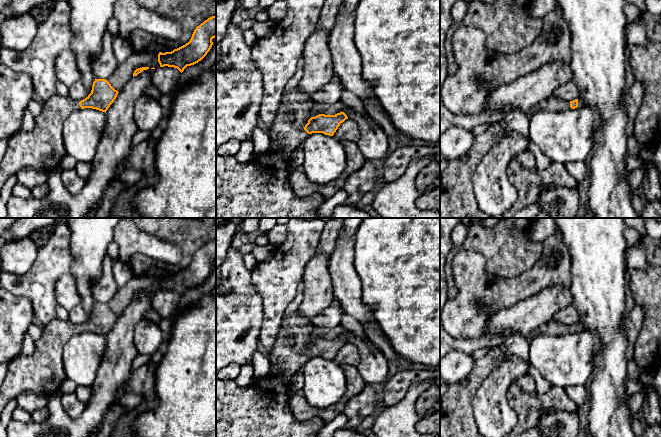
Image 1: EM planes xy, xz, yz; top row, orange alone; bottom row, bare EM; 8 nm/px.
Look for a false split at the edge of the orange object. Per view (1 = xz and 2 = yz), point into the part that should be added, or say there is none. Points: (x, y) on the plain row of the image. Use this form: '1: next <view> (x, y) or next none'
1: next xz (262, 409)
2: next yz (552, 328)

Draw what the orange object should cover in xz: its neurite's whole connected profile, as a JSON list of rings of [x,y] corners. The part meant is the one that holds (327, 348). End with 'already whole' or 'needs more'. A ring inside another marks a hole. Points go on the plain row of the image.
[[[298,311],[289,315],[284,315],[282,326],[278,338],[271,351],[267,354],[272,366],[278,366],[282,373],[278,376],[272,376],[270,373],[262,379],[254,382],[248,387],[240,387],[235,380],[222,381],[216,380],[216,398],[222,405],[221,418],[216,422],[216,437],[317,437],[319,430],[326,424],[320,417],[314,417],[305,421],[297,420],[289,408],[288,388],[292,375],[312,357],[323,357],[333,360],[341,347],[348,343],[344,336],[335,339],[319,338],[311,340],[313,325],[307,319],[303,318]]]; needs more

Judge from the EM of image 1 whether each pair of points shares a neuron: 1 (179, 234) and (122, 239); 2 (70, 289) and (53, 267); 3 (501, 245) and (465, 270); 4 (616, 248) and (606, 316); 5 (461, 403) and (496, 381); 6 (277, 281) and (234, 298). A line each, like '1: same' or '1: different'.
1: different
2: different
3: different
4: same
5: different
6: different

